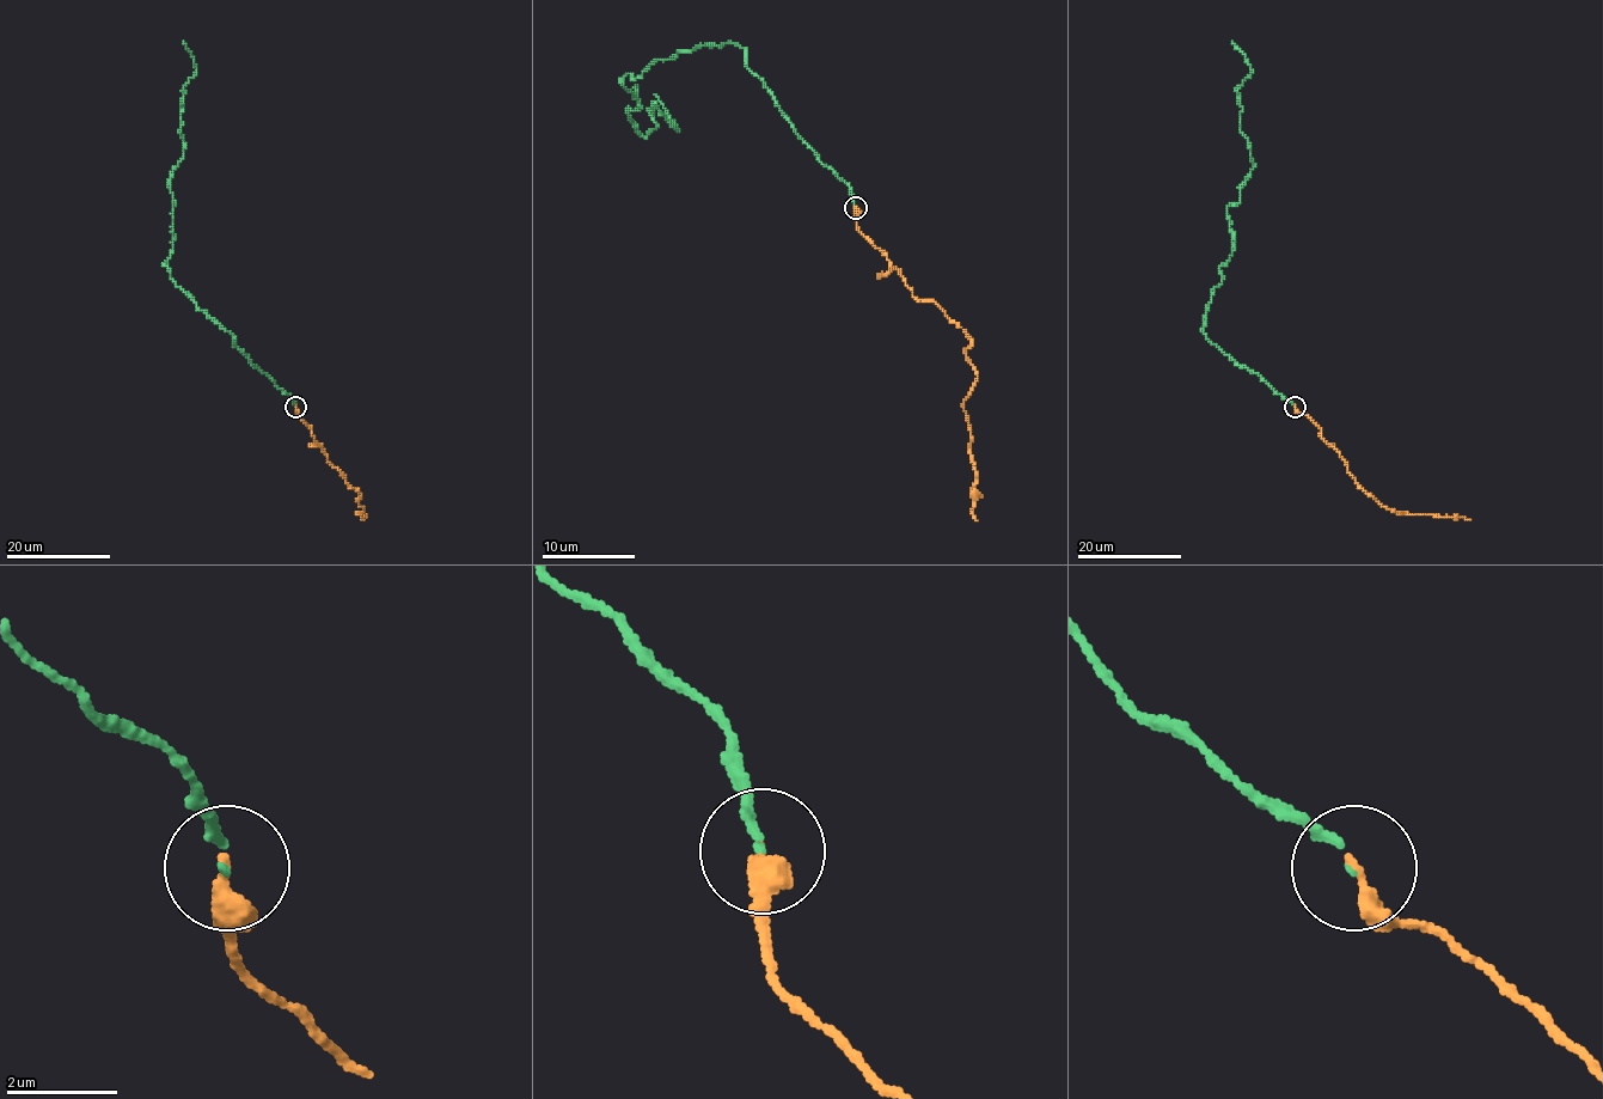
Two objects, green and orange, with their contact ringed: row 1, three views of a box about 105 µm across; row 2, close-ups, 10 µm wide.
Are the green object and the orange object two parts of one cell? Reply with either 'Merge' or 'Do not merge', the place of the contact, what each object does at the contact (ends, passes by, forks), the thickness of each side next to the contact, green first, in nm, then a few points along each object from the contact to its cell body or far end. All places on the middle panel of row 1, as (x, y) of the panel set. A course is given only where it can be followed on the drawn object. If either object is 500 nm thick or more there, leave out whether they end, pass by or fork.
Merge. Place: (856, 208). At the ring green ends. At the ring orange ends. Thickness 120 nm (green) against 320 nm. Course of green: (856, 208), (738, 43), (628, 73), (640, 108), (628, 110), (644, 136), (656, 107), (677, 129), (654, 95). Course of orange: (856, 208), (856, 227), (912, 294), (931, 299), (971, 339), (966, 358), (977, 376), (964, 402), (977, 520)

